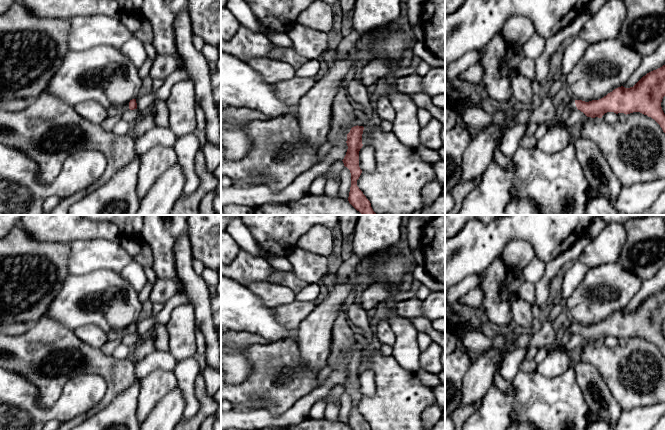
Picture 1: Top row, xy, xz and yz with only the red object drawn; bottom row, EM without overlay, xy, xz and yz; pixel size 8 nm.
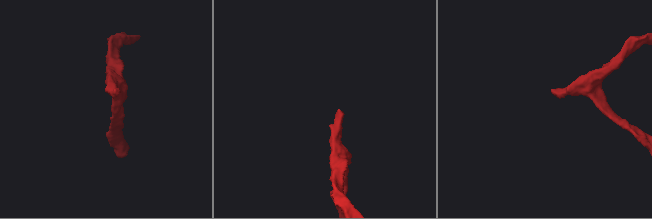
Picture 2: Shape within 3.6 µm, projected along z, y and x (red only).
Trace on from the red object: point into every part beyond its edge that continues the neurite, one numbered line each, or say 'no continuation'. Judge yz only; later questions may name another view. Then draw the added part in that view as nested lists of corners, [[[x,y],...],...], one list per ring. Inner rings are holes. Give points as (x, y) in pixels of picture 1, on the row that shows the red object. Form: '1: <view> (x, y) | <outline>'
1: yz (570, 105) | [[[572,99],[571,101],[569,101],[567,103],[562,103],[562,104],[564,106],[564,109],[568,109],[570,112],[572,112],[573,110],[577,110],[574,99]]]

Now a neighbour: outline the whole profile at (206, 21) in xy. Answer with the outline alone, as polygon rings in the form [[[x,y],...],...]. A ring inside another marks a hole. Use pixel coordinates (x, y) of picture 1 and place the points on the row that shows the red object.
[[[187,0],[194,35],[218,48],[221,44],[221,0]]]

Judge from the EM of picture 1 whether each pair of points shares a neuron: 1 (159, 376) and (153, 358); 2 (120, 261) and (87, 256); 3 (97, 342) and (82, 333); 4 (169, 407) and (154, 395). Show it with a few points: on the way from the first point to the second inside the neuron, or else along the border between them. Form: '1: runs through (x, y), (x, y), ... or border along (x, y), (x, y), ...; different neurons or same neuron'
1: border along (172, 369), (154, 369), (141, 378); different neurons
2: runs through (112, 256), (95, 256); same neuron
3: runs through (93, 338), (86, 333); same neuron
4: border along (177, 387), (169, 391), (155, 405), (146, 418); different neurons

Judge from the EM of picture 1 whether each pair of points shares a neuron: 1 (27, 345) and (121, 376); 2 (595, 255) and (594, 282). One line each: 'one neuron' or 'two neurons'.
1: one neuron
2: two neurons

